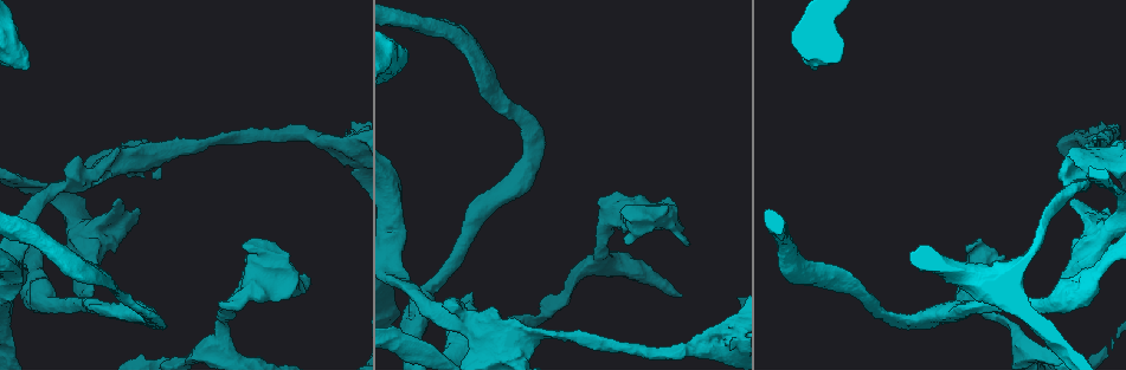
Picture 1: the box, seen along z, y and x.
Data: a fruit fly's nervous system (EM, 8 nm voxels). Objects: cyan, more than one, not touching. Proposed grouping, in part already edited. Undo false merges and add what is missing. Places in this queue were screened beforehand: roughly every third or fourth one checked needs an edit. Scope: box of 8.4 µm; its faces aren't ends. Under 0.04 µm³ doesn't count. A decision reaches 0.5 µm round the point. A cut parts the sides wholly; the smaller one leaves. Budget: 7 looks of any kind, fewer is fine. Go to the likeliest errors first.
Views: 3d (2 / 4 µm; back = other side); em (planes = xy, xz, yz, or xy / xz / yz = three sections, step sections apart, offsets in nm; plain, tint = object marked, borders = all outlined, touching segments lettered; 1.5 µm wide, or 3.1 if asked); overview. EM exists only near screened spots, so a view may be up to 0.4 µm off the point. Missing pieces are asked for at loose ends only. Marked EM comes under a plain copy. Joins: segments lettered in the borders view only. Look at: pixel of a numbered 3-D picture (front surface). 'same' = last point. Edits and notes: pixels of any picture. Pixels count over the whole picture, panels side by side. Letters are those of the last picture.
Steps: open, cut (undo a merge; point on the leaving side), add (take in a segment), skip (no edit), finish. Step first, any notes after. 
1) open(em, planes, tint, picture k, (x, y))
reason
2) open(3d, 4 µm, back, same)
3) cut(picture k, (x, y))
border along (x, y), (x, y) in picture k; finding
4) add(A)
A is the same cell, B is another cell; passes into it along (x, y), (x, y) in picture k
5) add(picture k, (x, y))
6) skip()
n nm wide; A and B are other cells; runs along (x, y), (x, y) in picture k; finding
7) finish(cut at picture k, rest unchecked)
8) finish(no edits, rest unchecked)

open(em, planes, borders, picture 1, (26, 67))
stops while still wide

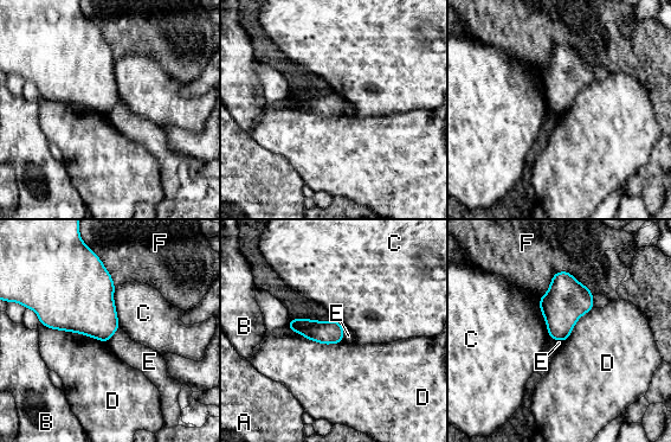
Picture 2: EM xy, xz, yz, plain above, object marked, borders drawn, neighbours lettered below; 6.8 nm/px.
skip()
A, B, C, D, E and F are other cells; border along (120, 328), (107, 343) in picture 2; none of them fits

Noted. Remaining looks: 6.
open(3d, 4 µm, back, picture 1, (665, 198))
stops while still wide

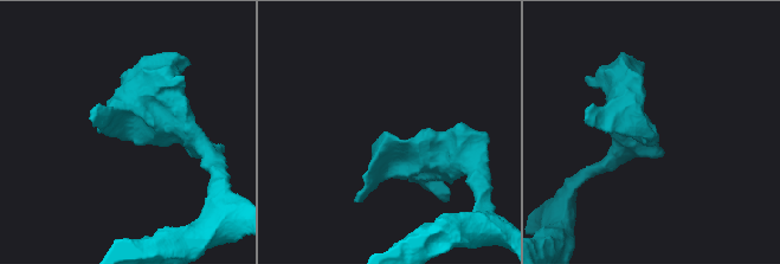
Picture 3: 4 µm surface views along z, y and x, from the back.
open(em, xz, step 4, borders, picture 3, (649, 141))

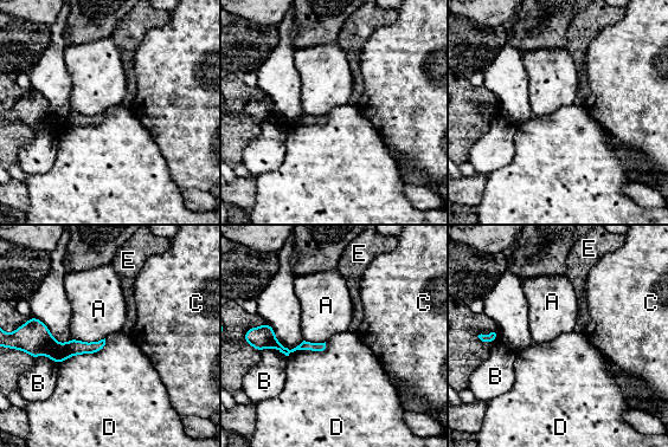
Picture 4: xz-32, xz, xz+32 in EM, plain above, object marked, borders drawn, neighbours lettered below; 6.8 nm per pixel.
skip()
A, B, C, D and E are other cells; border along (106, 338), (96, 352), (58, 364) in picture 4; none of them fits

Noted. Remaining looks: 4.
open(em, planes, borders, picture 1, (76, 158))
free end

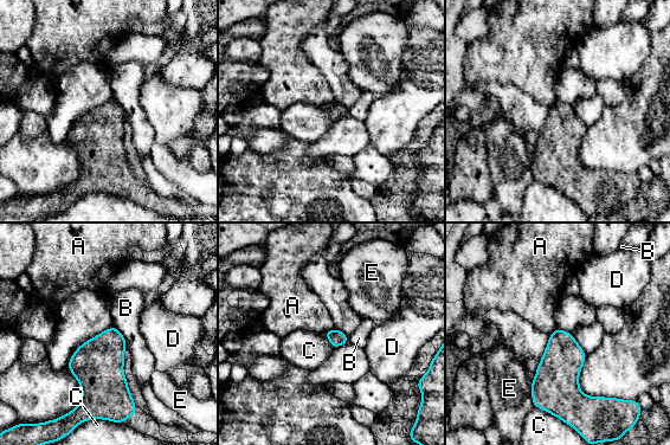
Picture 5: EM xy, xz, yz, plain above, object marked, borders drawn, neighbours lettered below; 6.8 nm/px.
skip()
A, B, C, D and E are other cells; border along (113, 326), (85, 340), (66, 365) in picture 5; none of them fits

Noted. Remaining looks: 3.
finish(no edits, rest unchecked)

